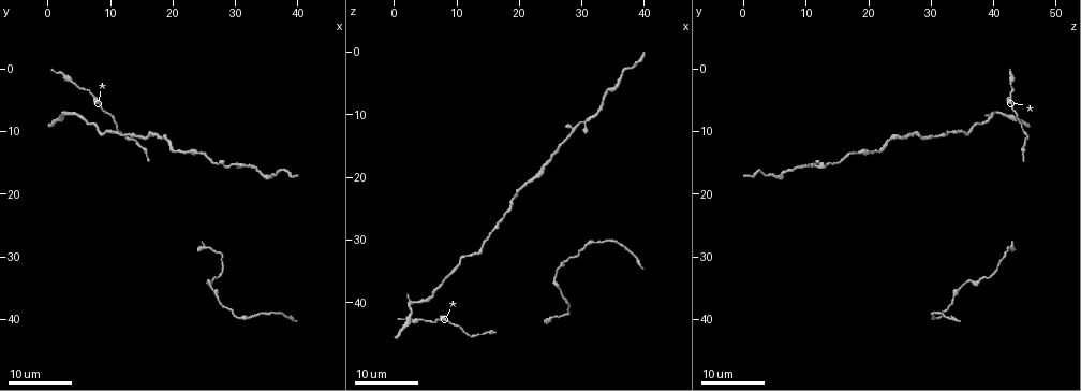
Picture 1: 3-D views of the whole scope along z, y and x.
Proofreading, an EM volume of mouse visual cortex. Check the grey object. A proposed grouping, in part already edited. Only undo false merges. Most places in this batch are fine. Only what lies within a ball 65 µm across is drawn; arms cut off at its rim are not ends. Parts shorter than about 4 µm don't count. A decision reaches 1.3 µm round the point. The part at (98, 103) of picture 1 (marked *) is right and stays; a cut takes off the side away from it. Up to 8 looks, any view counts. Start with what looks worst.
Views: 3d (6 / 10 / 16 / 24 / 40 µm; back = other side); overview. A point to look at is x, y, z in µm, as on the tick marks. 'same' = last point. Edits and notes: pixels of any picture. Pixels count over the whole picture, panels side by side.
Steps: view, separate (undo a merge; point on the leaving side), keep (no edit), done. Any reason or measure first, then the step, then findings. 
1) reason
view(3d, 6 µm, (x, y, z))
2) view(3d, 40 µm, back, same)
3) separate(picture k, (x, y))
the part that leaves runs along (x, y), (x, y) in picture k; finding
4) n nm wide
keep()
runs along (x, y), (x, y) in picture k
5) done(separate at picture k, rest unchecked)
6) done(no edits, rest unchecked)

three-way junction
view(3d, 24 µm, (3.0, 7.0, 40.0))

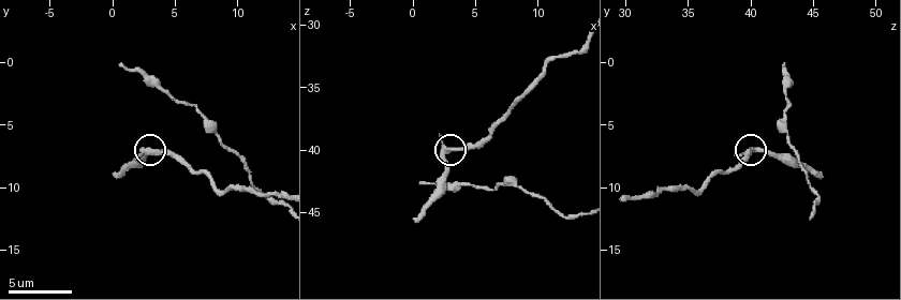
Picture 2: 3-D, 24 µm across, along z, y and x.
view(3d, 10 µm, (2.6, 7.0, 40.0))

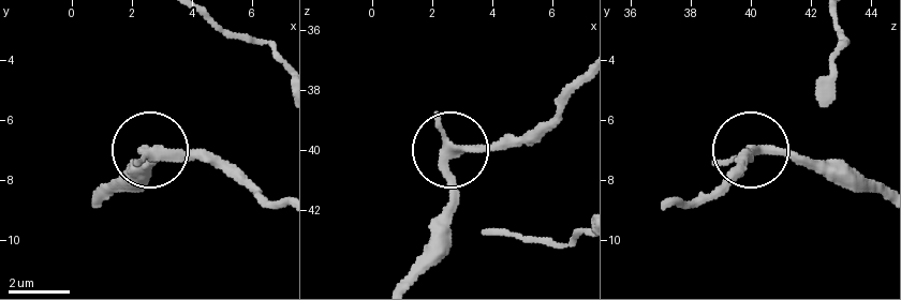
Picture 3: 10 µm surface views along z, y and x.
3 arms
keep()
one cell here

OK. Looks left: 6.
view(3d, 24 µm, (29.5, 15.5, 11.5))

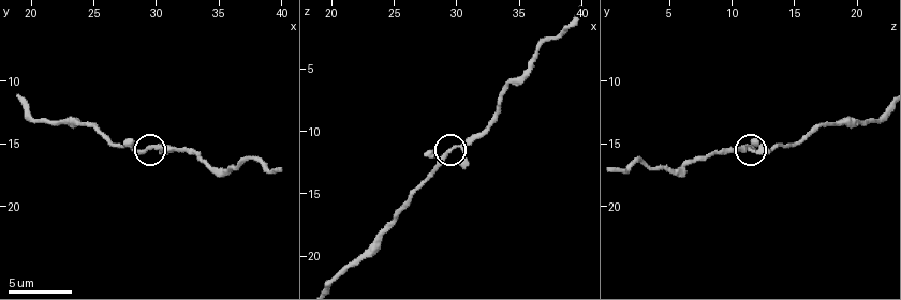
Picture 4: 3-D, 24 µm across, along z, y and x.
view(3d, 6 µm, (30.0, 15.2, 11.4))

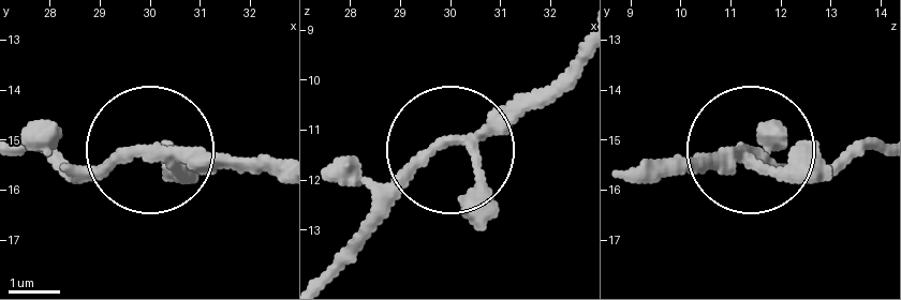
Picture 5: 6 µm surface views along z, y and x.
190 nm wide
keep()
runs along (326, 271), (428, 155), (492, 134), (552, 83) in picture 5; continuous, no second cell

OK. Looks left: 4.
sudden change in width
view(3d, 16 µm, (23.4, 13.4, 18.8))

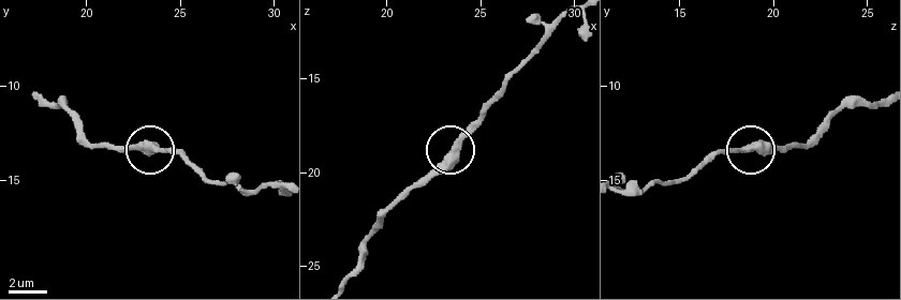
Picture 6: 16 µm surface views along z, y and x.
other side
view(3d, 16 µm, back, (23.6, 13.3, 18.8))

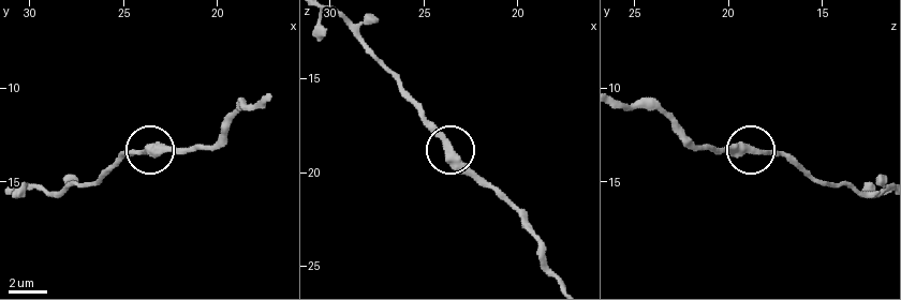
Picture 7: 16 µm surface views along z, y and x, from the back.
420 nm wide
keep()
runs along (618, 101), (656, 110), (696, 147), (752, 147), (789, 155) in picture 7; all the same cell

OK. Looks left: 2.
view(3d, 24 µm, (16.0, 14.5, 45.0))

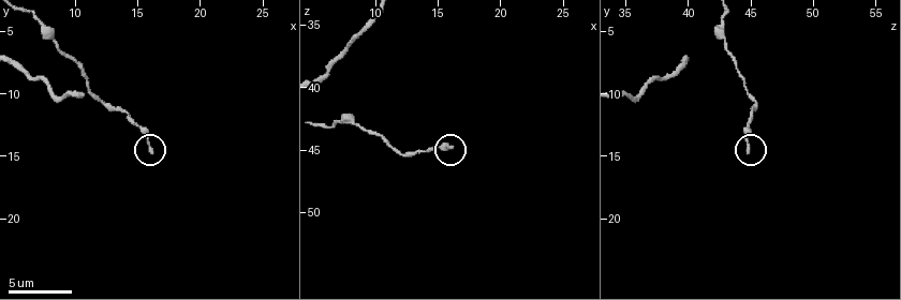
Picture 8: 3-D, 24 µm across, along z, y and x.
view(3d, 10 µm, (16.0, 14.2, 44.8))

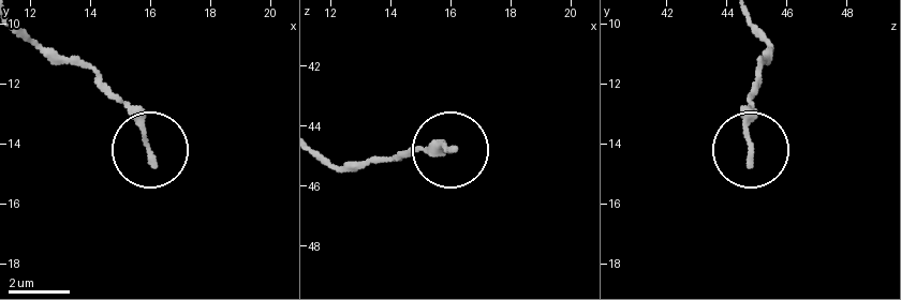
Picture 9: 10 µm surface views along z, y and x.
keep()
runs along (320, 152), (350, 165), (447, 150) in picture 9; all the same cell

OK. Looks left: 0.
done(no edits, rest unchecked)

